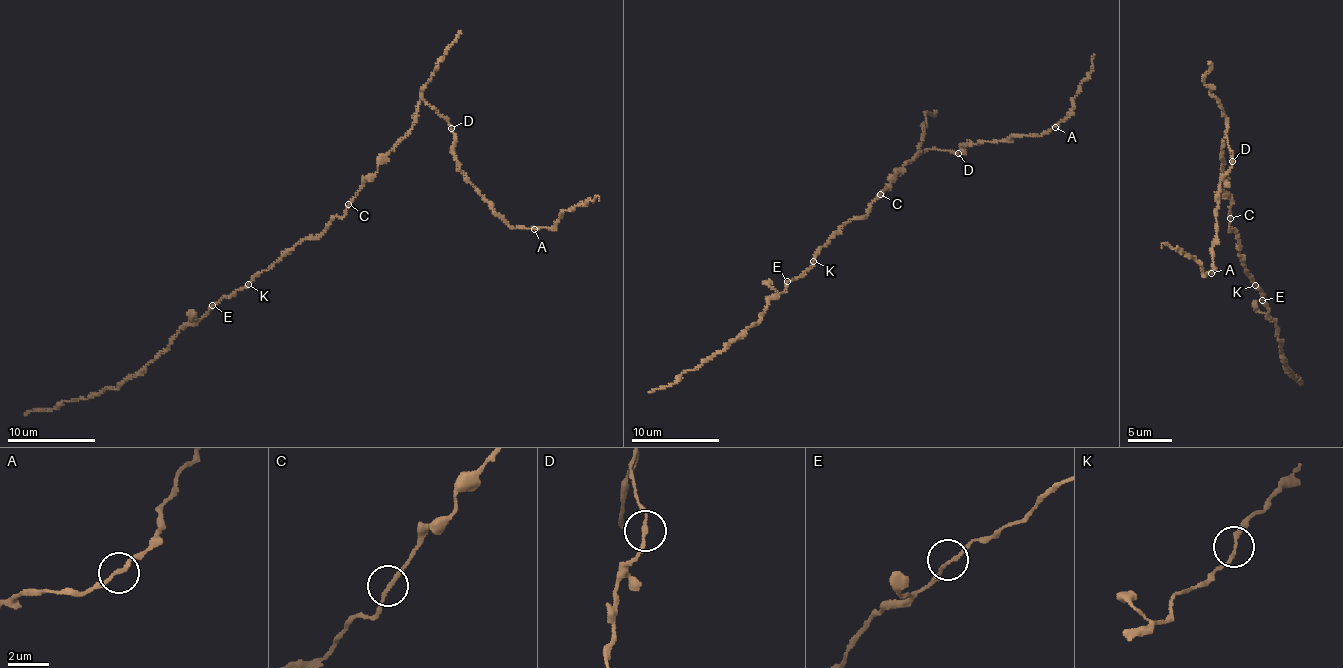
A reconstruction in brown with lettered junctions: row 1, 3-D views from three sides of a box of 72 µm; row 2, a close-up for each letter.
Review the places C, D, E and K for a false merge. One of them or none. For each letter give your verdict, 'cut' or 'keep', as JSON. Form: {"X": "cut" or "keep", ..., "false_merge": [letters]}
{"C": "keep", "D": "keep", "E": "keep", "K": "keep", "false_merge": []}

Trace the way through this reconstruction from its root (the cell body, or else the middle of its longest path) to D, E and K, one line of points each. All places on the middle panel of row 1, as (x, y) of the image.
D: (882, 194), (897, 173), (895, 172), (919, 151), (930, 149), (957, 152)
E: (882, 194), (872, 201), (862, 218), (848, 220), (840, 226), (821, 247), (808, 269), (799, 277), (787, 281)
K: (882, 194), (872, 201), (862, 218), (848, 220), (840, 226), (821, 247), (813, 261)

